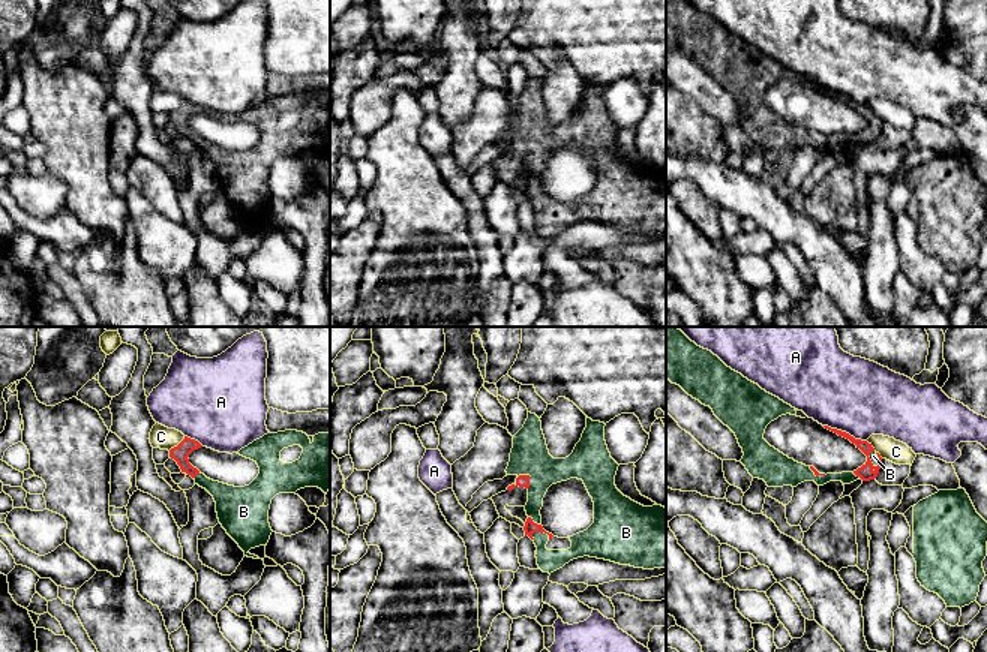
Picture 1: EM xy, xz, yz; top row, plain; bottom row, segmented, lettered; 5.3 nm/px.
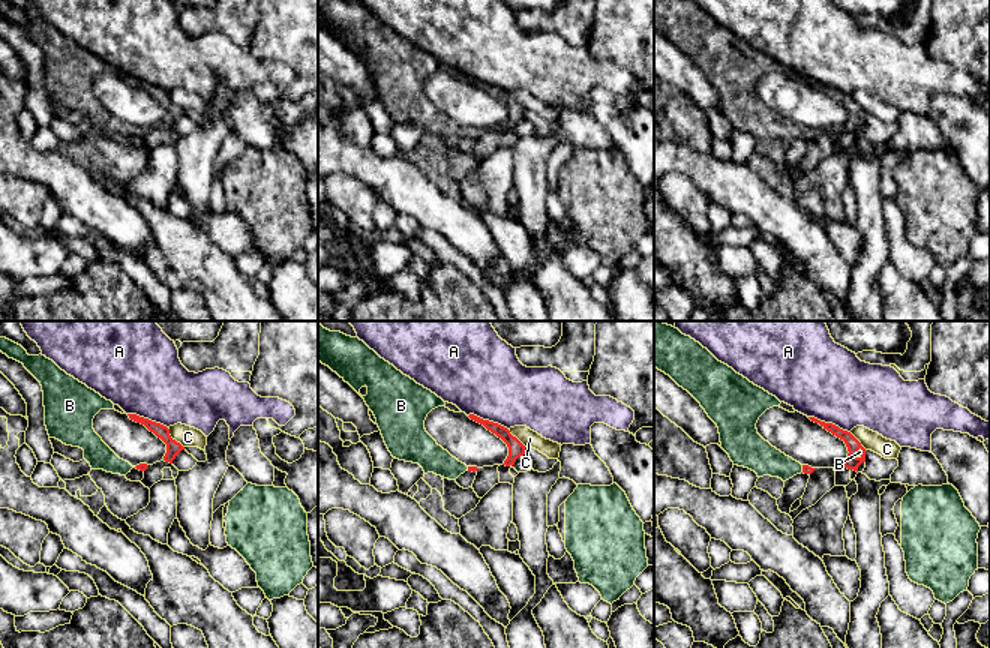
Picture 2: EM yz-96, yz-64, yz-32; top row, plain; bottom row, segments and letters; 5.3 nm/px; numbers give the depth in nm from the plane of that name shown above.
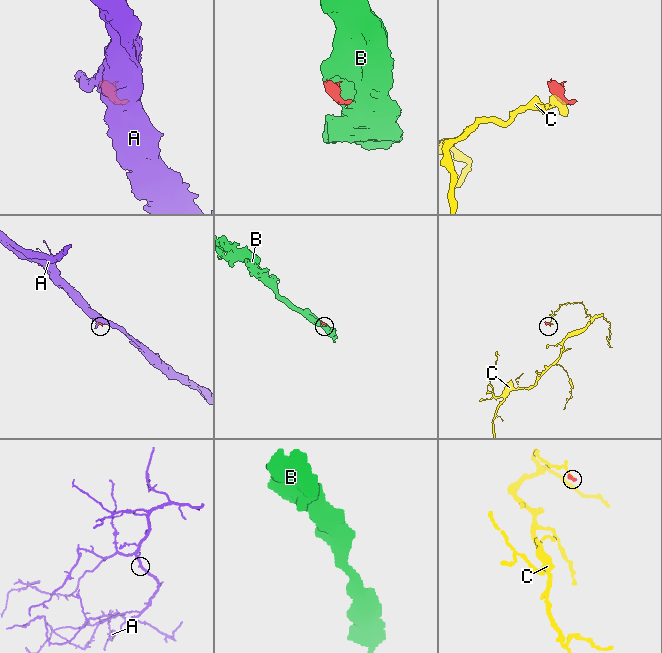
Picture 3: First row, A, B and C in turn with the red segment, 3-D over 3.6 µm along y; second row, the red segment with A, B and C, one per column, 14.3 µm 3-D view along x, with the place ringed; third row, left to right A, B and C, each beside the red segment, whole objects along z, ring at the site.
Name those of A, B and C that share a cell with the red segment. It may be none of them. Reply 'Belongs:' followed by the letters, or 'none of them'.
Belongs: B

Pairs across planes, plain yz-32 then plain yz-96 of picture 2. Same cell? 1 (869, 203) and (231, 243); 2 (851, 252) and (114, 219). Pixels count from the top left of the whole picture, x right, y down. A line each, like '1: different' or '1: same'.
1: different
2: different

